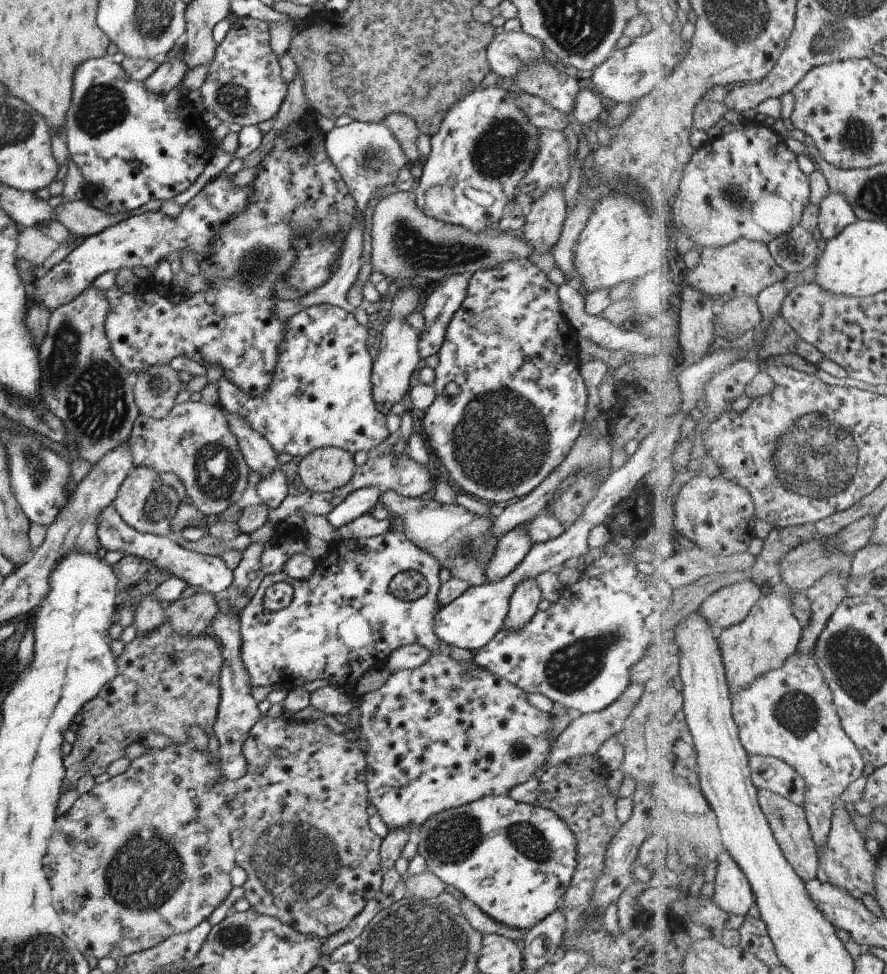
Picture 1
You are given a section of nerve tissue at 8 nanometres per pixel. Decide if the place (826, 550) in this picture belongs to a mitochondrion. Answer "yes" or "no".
yes

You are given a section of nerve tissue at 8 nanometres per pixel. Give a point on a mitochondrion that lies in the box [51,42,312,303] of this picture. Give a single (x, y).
(103, 107)

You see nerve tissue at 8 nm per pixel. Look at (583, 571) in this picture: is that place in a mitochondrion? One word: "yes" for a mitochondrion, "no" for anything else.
no

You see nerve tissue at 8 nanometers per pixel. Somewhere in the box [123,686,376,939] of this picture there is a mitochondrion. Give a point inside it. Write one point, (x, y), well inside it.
(297, 863)

